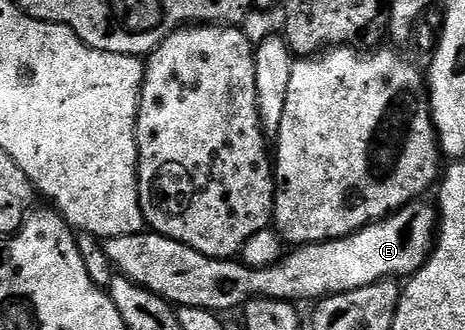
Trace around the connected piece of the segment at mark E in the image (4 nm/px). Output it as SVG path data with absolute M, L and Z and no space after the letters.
M415 200L347 238L291 249L291 254L289 251L271 266L245 266L240 260L209 258L168 236L153 232L107 238L104 249L111 267L117 273L119 270L125 281L142 286L175 307L237 311L254 298L303 304L309 298L321 300L368 284L409 279L411 274L426 265L438 220L431 203L429 206L426 200Z

